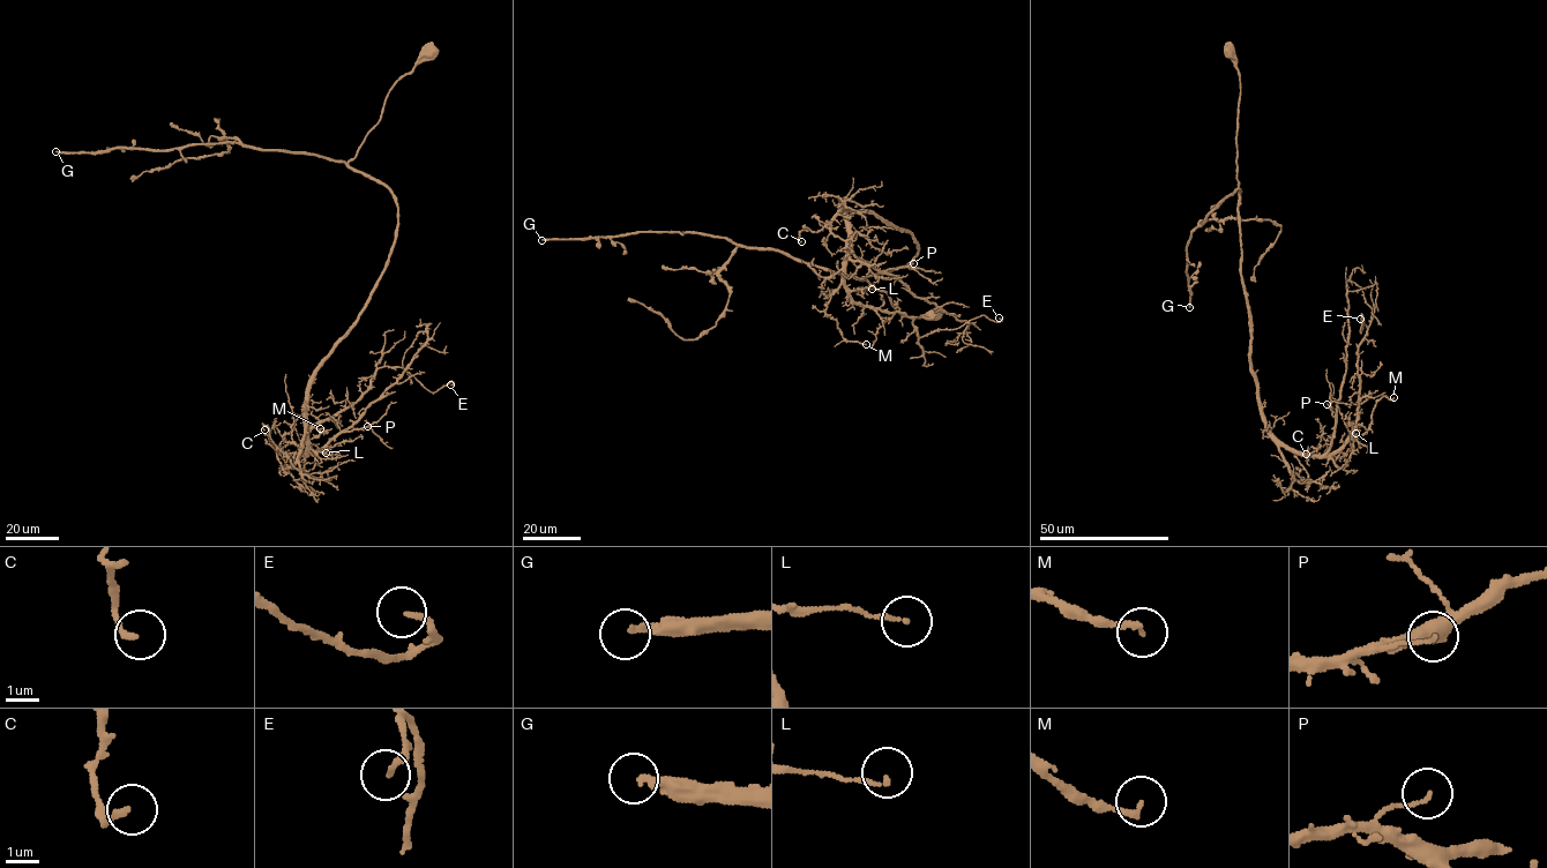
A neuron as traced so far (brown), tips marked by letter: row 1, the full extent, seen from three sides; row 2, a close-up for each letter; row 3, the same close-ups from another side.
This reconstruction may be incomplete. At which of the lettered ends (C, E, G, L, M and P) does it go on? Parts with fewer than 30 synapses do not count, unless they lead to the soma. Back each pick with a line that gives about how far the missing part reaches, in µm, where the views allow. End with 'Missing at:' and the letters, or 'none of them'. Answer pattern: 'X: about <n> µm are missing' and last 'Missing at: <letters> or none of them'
G: about 190 µm are missing
Missing at: G

